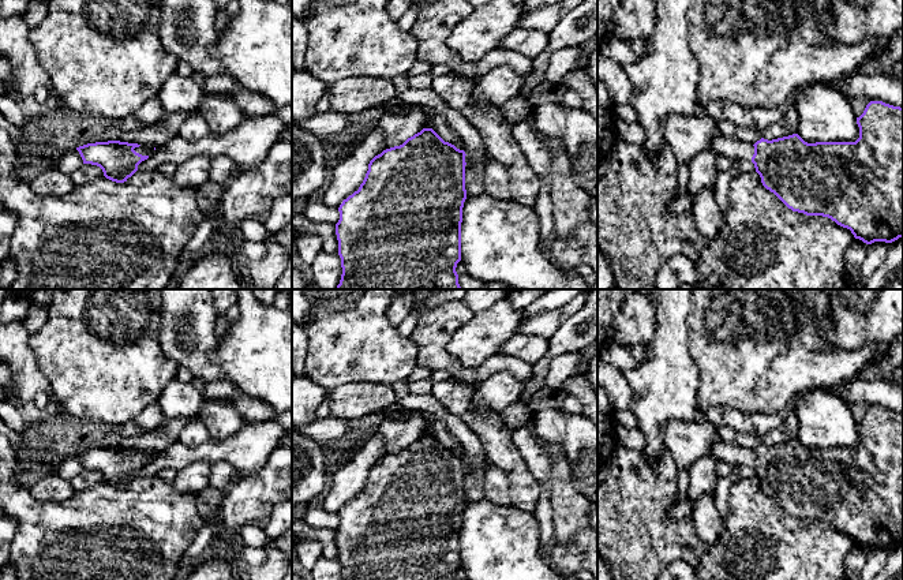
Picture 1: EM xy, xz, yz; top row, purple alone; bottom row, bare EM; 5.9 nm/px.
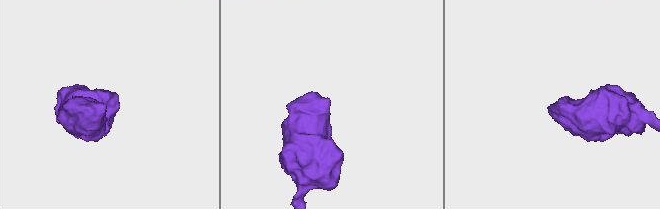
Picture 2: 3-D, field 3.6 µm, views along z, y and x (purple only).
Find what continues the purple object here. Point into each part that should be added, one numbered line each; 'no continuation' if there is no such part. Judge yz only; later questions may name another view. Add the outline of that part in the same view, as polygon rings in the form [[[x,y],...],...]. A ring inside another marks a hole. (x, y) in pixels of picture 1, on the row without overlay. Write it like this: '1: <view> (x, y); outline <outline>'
1: yz (729, 452); outline [[[716,438],[712,444],[712,456],[716,461],[724,461],[734,467],[752,465],[754,460],[752,449],[742,448],[737,442],[726,442],[720,438]]]

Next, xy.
1: xy (145, 456); outline [[[139,452],[134,454],[136,459],[142,460],[142,461],[150,461],[154,457],[153,452]]]

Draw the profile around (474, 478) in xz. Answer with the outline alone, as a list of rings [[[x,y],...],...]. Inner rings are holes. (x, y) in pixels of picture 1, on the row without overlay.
[[[471,460],[465,461],[465,495],[467,501],[480,501],[486,499],[486,493],[483,489],[483,480],[486,475],[486,469],[490,465],[487,460],[484,460],[484,464],[479,468],[473,468],[473,463]]]

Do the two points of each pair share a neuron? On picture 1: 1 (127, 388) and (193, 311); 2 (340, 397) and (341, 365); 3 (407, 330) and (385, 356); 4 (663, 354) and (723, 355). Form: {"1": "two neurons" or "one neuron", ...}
{"1": "two neurons", "2": "two neurons", "3": "two neurons", "4": "two neurons"}

